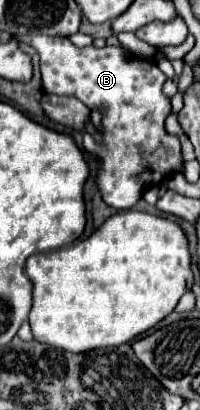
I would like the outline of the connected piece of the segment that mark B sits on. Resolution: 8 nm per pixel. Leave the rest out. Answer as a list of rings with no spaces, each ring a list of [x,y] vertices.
[[[16,37],[18,41],[24,41],[32,45],[38,55],[40,55],[40,71],[42,71],[42,87],[48,93],[56,95],[66,95],[66,97],[76,97],[80,99],[88,109],[104,107],[104,117],[102,117],[102,131],[100,137],[102,141],[96,143],[92,135],[84,135],[84,149],[90,153],[96,153],[102,159],[100,175],[98,175],[98,189],[102,193],[102,199],[116,207],[116,209],[130,209],[134,207],[146,189],[158,185],[164,181],[164,177],[172,173],[182,171],[182,151],[180,151],[180,141],[176,135],[170,135],[164,127],[164,119],[168,117],[172,105],[170,97],[164,95],[162,87],[166,83],[166,75],[156,67],[154,61],[148,59],[126,59],[124,51],[120,47],[84,47],[78,49],[72,45],[66,37]]]

